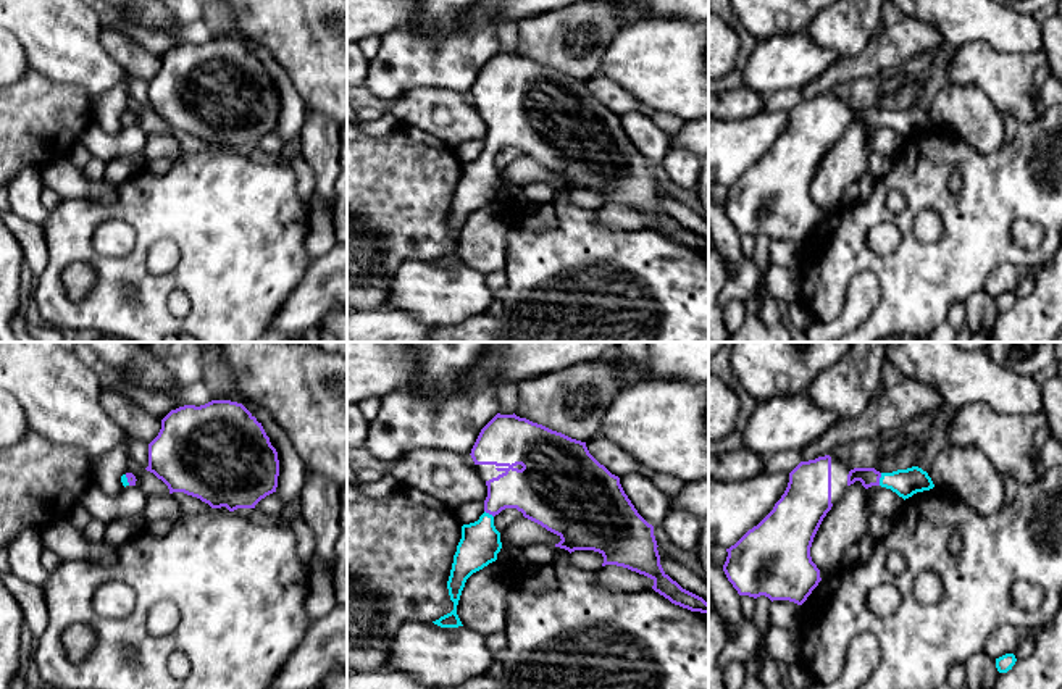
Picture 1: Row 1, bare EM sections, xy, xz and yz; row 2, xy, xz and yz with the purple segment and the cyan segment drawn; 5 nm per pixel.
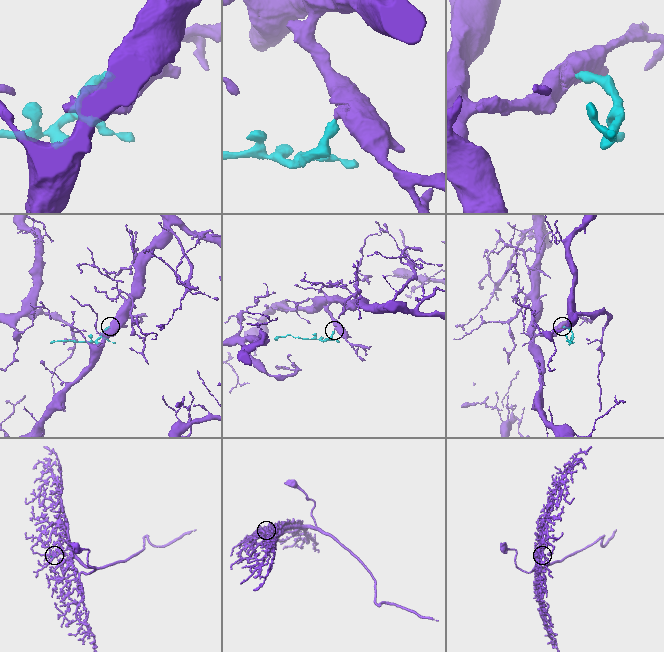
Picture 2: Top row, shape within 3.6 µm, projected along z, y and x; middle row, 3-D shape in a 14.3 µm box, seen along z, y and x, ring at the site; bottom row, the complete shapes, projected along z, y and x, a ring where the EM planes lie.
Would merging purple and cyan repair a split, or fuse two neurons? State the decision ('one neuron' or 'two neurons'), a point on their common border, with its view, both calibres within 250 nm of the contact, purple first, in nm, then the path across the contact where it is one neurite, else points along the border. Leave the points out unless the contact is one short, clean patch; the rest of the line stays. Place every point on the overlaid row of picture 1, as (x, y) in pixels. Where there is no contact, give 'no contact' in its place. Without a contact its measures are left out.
one neuron; contact yz (878, 480); calibres 100 and 140 nm; way yz (869, 476), (878, 480), (906, 483)

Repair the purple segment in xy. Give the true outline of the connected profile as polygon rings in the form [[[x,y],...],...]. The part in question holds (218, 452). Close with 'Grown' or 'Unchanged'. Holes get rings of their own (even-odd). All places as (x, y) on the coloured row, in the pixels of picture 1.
[[[211,400],[200,407],[179,407],[161,420],[158,436],[148,444],[148,466],[145,470],[161,479],[169,494],[184,492],[200,499],[211,508],[226,507],[234,512],[237,508],[255,508],[261,499],[276,492],[279,460],[261,423],[242,403]]]. Unchanged

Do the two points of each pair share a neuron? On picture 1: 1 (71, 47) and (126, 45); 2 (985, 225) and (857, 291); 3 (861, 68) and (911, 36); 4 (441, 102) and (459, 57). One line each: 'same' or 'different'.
1: different
2: different
3: same
4: different

